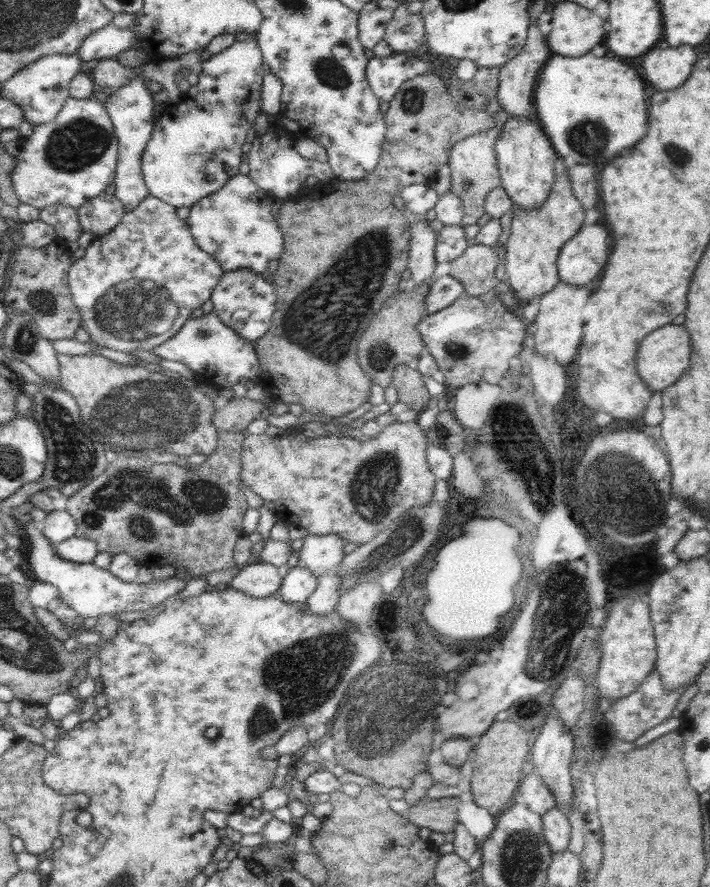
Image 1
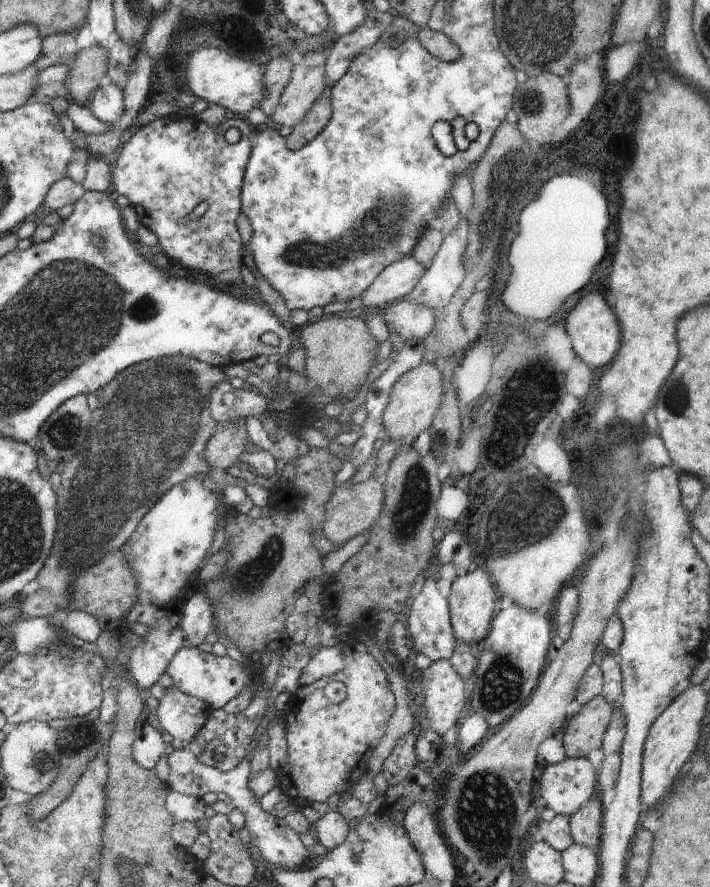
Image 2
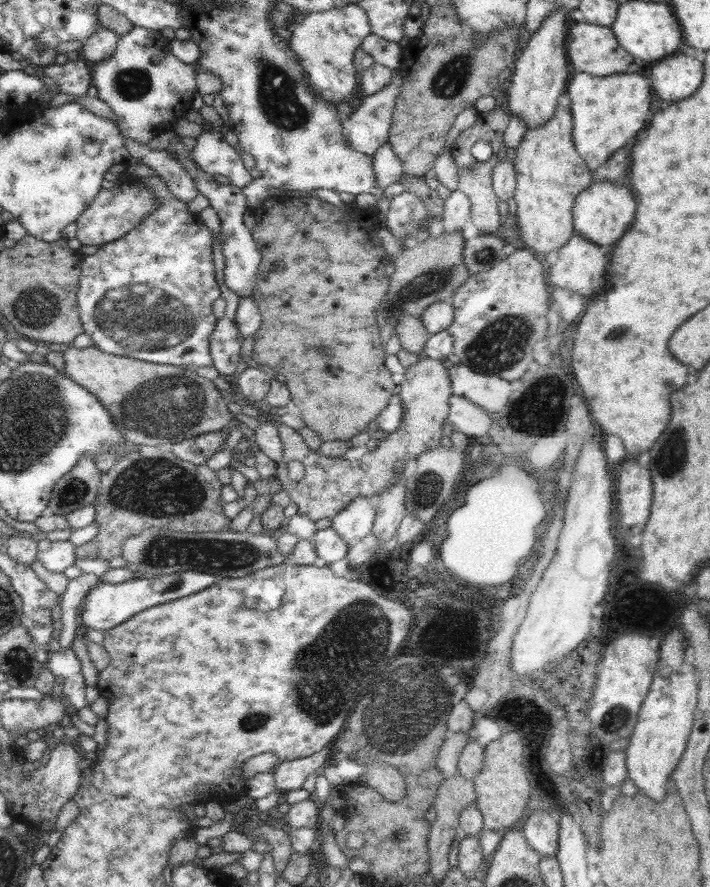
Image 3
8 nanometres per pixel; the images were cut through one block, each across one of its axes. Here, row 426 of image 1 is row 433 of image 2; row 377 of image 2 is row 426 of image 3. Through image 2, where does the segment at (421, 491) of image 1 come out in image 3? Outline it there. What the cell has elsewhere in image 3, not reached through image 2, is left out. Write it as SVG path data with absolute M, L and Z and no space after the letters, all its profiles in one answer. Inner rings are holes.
M420 355L416 364L407 365L404 374L405 378L399 384L402 388L400 388L400 394L398 395L405 407L405 416L402 425L400 429L397 429L397 432L390 433L389 436L386 434L380 435L381 442L374 450L367 452L361 460L349 462L342 460L340 457L328 458L321 456L317 454L318 452L316 452L316 450L306 445L298 431L279 422L277 428L282 442L283 460L277 464L277 480L281 482L282 489L290 493L290 502L296 504L298 513L305 514L316 522L322 518L332 518L336 516L336 514L340 512L340 509L344 509L352 499L358 496L368 496L377 500L380 493L382 493L388 485L392 485L392 483L396 481L395 478L403 478L402 481L404 481L404 477L402 477L401 474L403 474L405 463L408 460L415 458L418 454L426 451L426 449L436 448L440 445L441 438L443 437L441 432L442 426L447 421L450 411L449 399L450 396L453 396L451 375L444 363L445 360L442 358L436 359L434 357ZM291 461L298 461L304 465L304 470L306 472L304 472L303 480L292 481L289 478L287 466Z

